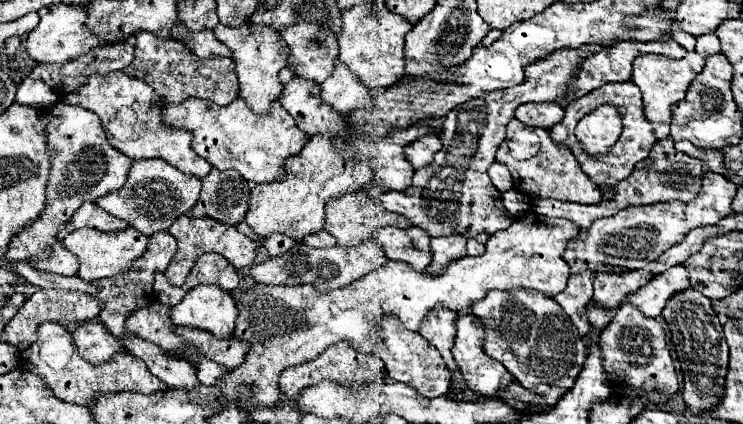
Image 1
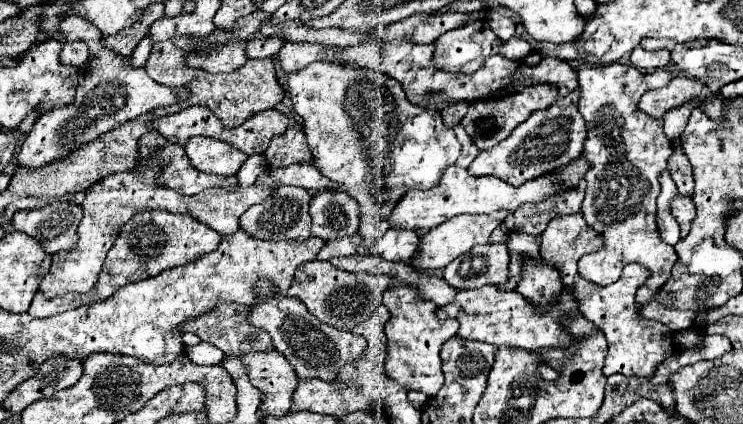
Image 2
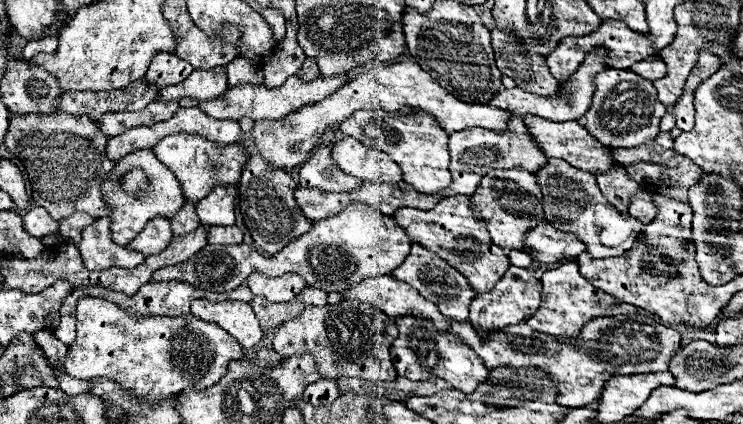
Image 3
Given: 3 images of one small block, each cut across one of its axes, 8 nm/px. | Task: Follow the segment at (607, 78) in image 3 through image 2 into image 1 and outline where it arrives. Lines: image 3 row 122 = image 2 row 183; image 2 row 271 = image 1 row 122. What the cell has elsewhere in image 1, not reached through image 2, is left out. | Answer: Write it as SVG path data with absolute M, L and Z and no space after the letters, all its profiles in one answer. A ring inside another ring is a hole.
M688 52L684 58L666 58L660 54L644 54L634 60L634 72L632 82L640 86L642 90L642 102L644 102L644 118L654 126L656 140L666 140L670 136L670 122L672 122L672 104L680 102L686 96L686 90L696 74L704 68L706 58L702 58L696 52ZM610 104L598 106L590 114L586 114L576 126L576 134L580 136L582 146L590 154L604 154L604 150L612 146L612 142L616 142L620 132L622 132L622 118L616 106Z

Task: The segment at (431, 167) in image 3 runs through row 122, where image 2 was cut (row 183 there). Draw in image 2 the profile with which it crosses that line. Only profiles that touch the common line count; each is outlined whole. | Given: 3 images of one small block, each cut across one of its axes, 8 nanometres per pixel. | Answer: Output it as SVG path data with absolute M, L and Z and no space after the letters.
M316 62L316 64L310 64L308 68L304 68L304 72L298 72L298 74L288 76L288 86L290 86L288 92L290 92L290 98L292 98L294 110L296 110L296 114L304 120L306 138L308 138L308 144L310 144L310 150L312 150L312 156L314 156L312 162L316 164L316 168L318 168L326 178L330 178L330 180L334 180L334 182L340 182L340 184L346 188L346 192L360 204L360 230L358 230L358 234L362 236L362 244L360 244L360 248L358 248L356 254L360 254L360 256L370 254L372 244L376 244L376 240L378 240L386 230L390 230L388 216L390 216L392 208L398 204L396 200L400 200L410 188L416 188L416 186L422 188L422 190L434 188L434 186L440 182L444 170L446 170L450 164L454 164L454 162L458 160L462 146L460 146L458 138L454 136L454 130L448 128L448 126L444 126L442 116L440 116L438 112L430 112L428 108L416 108L414 104L410 104L410 102L406 100L406 94L404 94L404 90L402 90L400 82L392 80L388 74L372 72L372 70L366 70L366 68L344 68L342 64Z

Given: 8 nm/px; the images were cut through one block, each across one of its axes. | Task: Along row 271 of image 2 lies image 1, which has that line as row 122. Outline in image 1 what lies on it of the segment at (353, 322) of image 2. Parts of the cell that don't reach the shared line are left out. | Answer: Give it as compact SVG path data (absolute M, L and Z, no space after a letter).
M294 76L294 80L290 80L284 86L280 102L292 114L300 130L308 132L310 136L312 134L346 136L342 112L322 102L320 86L316 82Z

